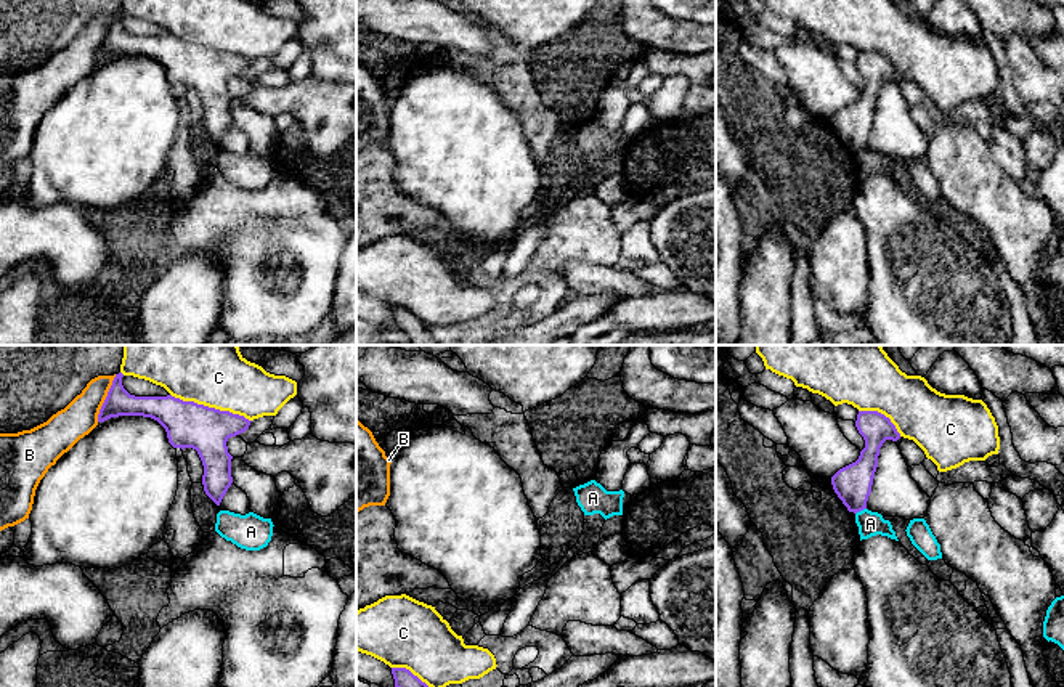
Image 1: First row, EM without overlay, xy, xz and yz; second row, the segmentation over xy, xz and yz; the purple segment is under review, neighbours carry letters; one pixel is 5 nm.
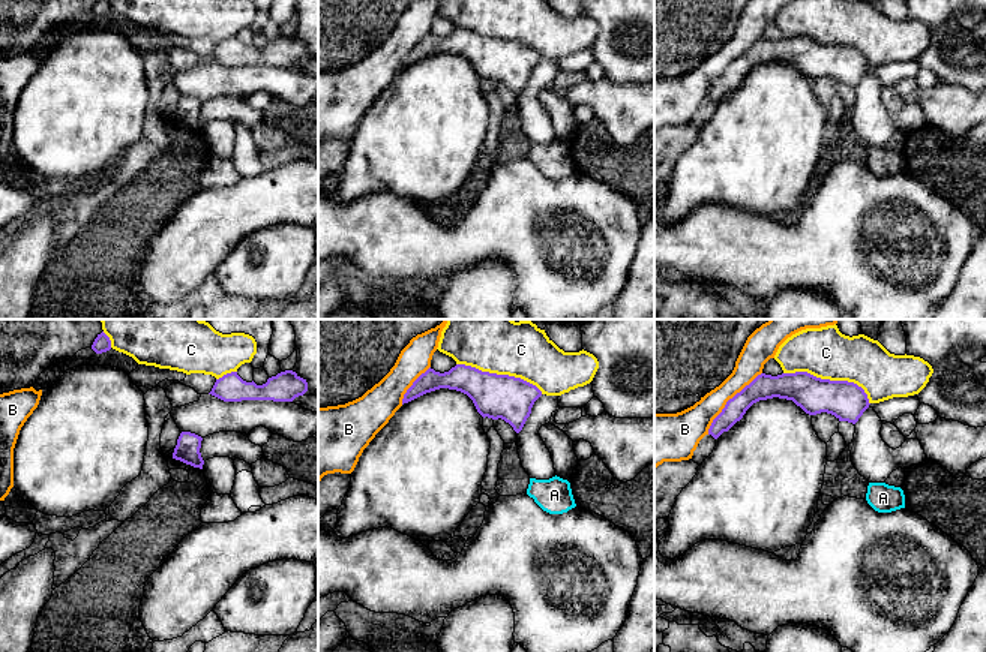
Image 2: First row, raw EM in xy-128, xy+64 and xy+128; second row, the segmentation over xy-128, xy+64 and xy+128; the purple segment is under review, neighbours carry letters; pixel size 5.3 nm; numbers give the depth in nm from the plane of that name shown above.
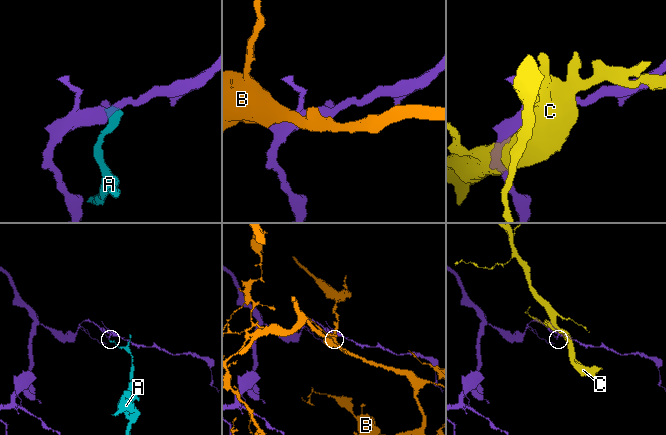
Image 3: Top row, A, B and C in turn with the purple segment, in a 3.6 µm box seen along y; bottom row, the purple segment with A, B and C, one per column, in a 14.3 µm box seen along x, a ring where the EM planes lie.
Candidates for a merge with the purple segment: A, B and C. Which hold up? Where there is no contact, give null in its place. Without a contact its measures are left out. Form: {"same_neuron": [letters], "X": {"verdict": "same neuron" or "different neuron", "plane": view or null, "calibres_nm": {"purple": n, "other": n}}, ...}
{"same_neuron": [], "A": {"verdict": "different neuron", "plane": "yz", "calibres_nm": {"purple": 190, "other": 130}}, "B": {"verdict": "different neuron", "plane": "xy", "calibres_nm": {"purple": 140, "other": 180}}, "C": {"verdict": "different neuron", "plane": "xy", "calibres_nm": {"purple": 220, "other": 420}}}

